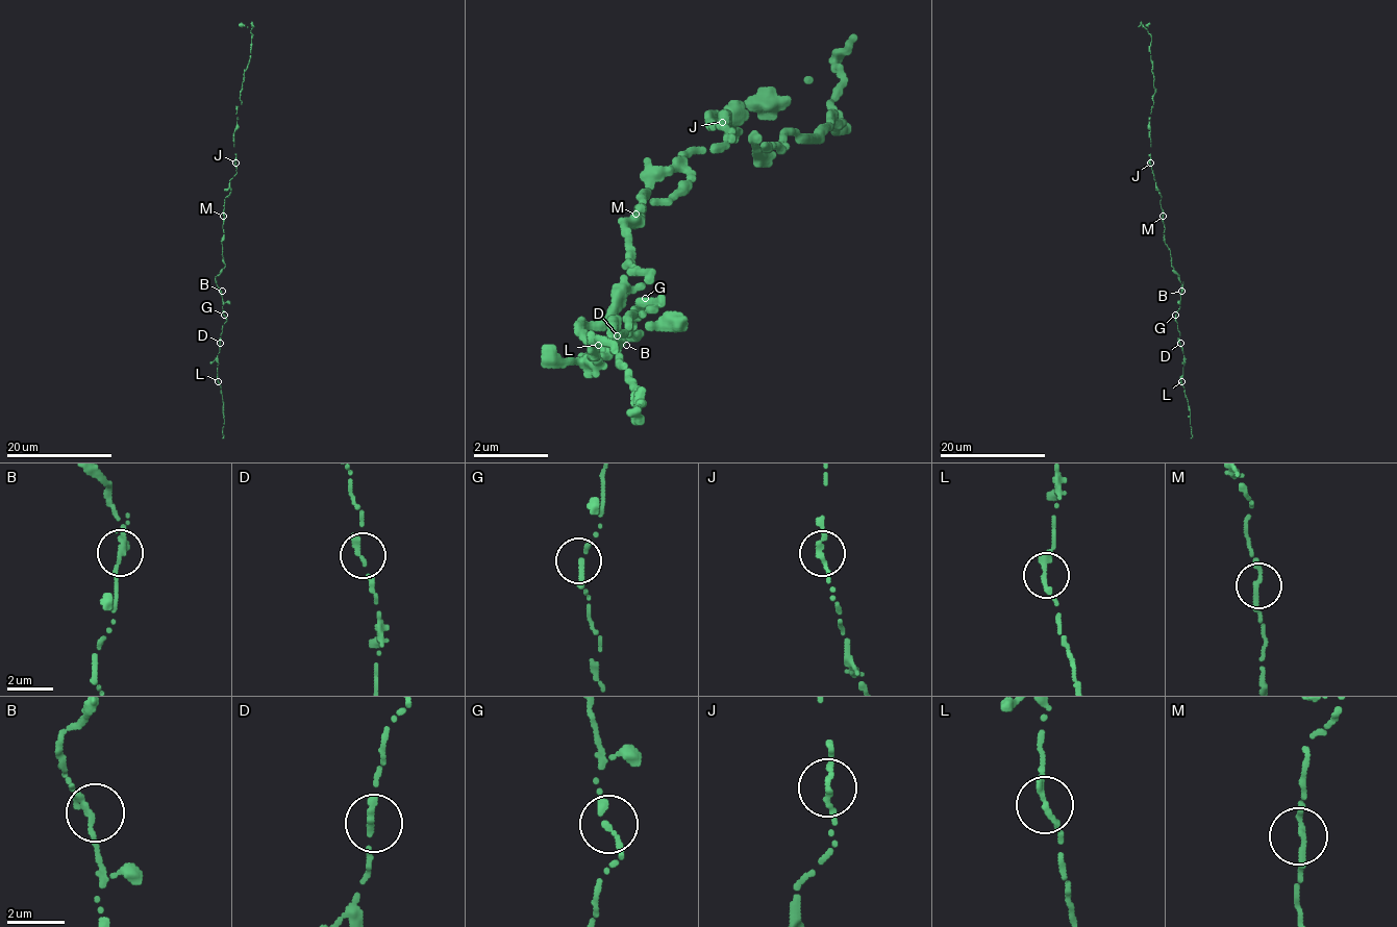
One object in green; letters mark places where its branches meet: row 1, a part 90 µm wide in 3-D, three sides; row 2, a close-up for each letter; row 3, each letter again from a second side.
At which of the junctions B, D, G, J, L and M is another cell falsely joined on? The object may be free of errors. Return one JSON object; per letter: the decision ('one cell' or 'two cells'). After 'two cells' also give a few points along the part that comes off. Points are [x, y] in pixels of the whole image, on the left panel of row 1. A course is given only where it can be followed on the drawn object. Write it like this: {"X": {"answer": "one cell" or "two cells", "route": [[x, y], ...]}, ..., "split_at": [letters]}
{"B": {"answer": "one cell"}, "D": {"answer": "one cell"}, "G": {"answer": "one cell"}, "J": {"answer": "one cell"}, "L": {"answer": "one cell"}, "M": {"answer": "one cell"}, "split_at": []}

